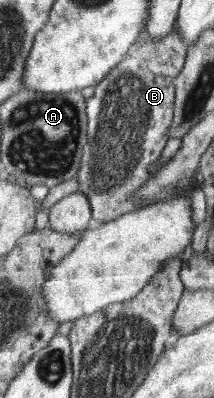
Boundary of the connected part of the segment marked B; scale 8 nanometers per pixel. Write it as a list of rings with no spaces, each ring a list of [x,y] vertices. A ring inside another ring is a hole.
[[[177,26],[161,40],[147,39],[145,43],[135,44],[125,60],[95,86],[94,95],[87,99],[90,141],[76,178],[79,183],[77,191],[87,196],[94,210],[94,224],[112,222],[189,190],[191,180],[183,178],[182,182],[162,190],[160,194],[133,198],[165,166],[163,152],[171,138],[169,130],[175,114],[175,79],[185,67],[188,47]],[[153,164],[159,168],[151,170]]]

